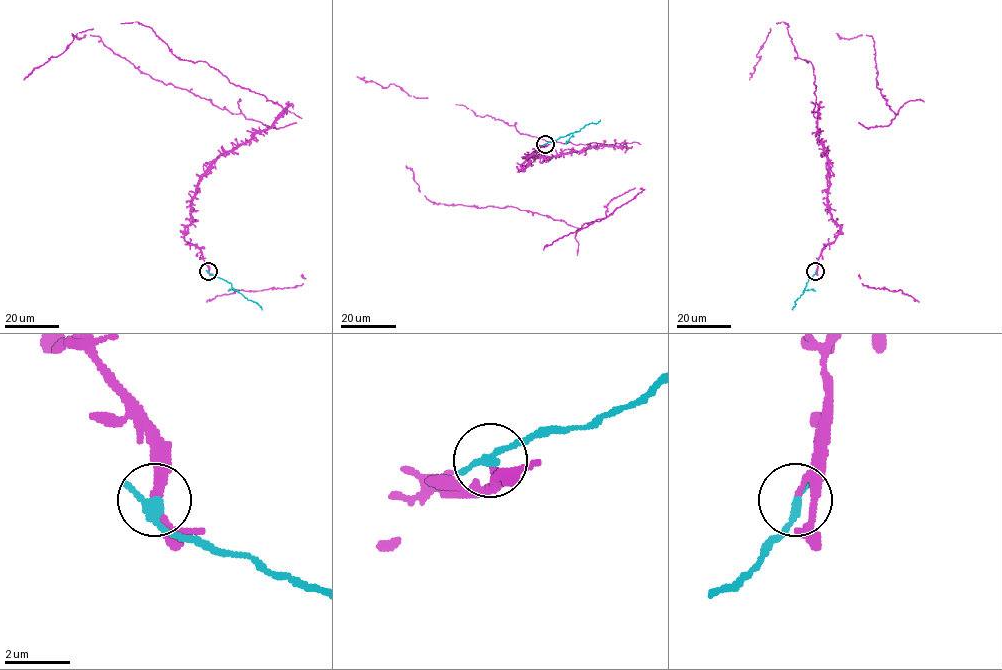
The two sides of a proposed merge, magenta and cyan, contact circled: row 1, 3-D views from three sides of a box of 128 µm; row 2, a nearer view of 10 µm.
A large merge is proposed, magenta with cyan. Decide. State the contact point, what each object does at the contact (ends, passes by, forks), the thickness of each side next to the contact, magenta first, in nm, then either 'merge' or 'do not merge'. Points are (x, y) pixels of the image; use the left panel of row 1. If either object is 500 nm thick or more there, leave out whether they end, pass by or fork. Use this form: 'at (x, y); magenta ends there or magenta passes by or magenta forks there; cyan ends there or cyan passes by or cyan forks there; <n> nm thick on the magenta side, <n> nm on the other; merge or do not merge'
at (208, 271); magenta passes by; cyan ends there; 170 nm thick on the magenta side, 320 nm on the other; do not merge

